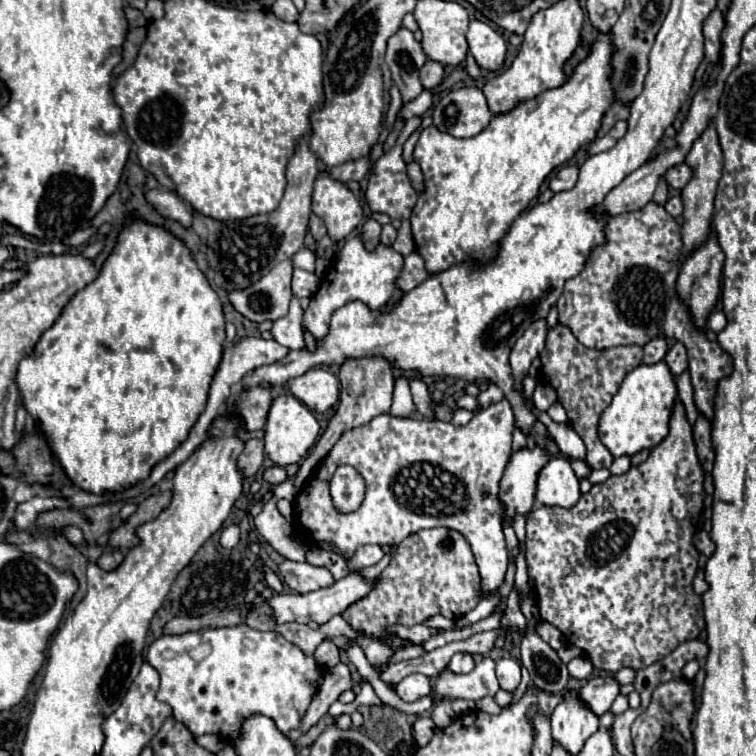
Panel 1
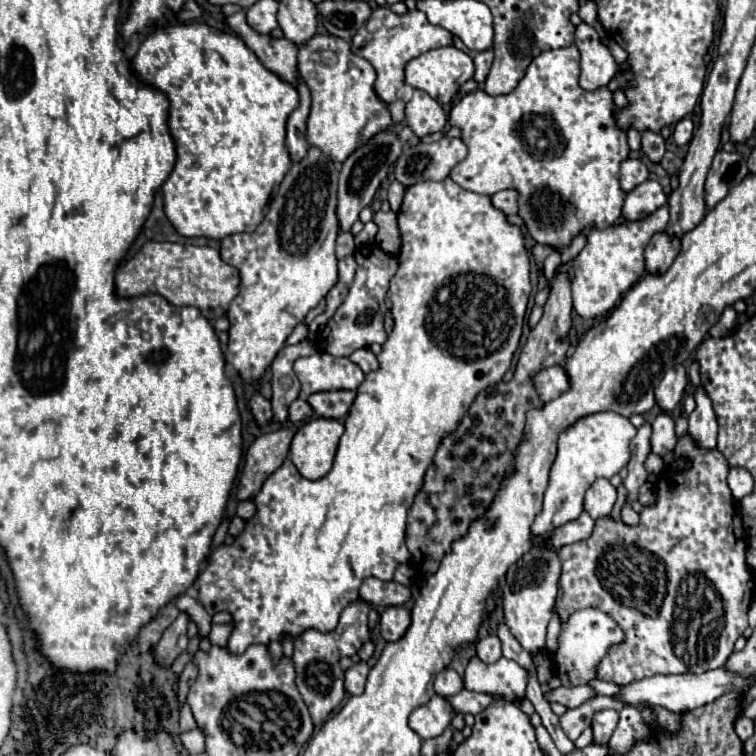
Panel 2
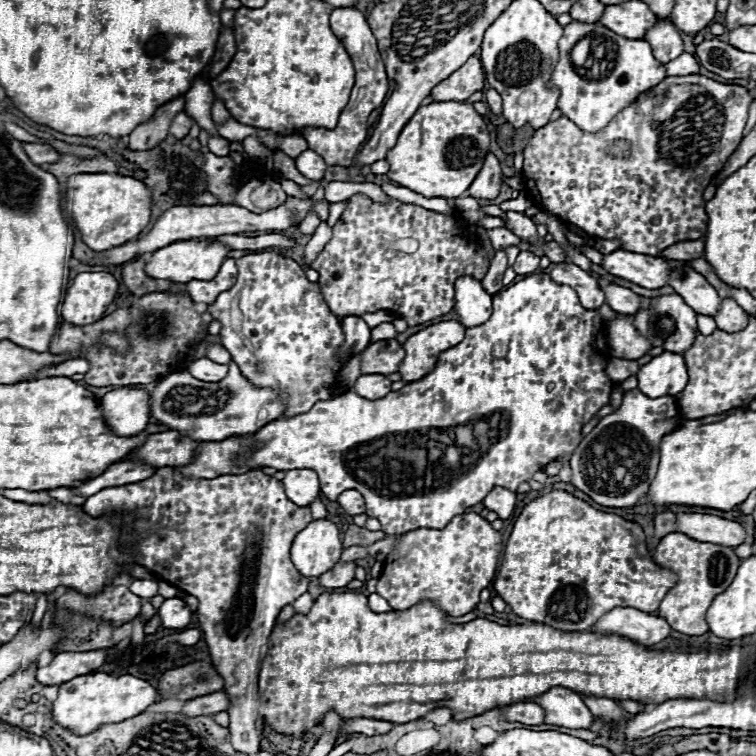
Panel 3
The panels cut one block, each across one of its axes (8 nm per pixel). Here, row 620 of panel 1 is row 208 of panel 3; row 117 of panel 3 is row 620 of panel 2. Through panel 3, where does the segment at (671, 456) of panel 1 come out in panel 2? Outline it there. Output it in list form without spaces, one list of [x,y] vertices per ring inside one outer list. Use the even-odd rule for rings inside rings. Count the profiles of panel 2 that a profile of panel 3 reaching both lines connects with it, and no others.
[[[688,434],[678,440],[674,452],[688,458],[692,466],[684,472],[662,472],[656,482],[658,500],[640,512],[640,524],[636,528],[600,518],[588,540],[560,548],[562,576],[556,612],[562,622],[574,610],[594,606],[608,612],[626,634],[626,642],[614,646],[600,662],[600,680],[626,686],[626,682],[638,682],[638,678],[650,678],[654,674],[684,674],[690,672],[686,662],[714,662],[714,668],[720,668],[734,652],[734,642],[748,628],[746,612],[752,602],[754,576],[746,564],[748,542],[736,532],[742,520],[726,484],[730,466],[718,450],[700,450]]]

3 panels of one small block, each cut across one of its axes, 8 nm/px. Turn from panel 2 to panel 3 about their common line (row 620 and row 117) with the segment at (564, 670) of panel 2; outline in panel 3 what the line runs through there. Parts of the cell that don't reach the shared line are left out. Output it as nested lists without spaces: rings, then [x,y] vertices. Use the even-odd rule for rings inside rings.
[[[574,20],[572,24],[564,26],[564,36],[558,42],[558,50],[558,64],[554,66],[554,72],[546,86],[560,92],[558,108],[562,116],[570,118],[584,132],[598,132],[606,128],[606,124],[610,124],[610,120],[614,120],[614,116],[618,116],[622,108],[630,106],[642,92],[646,92],[646,88],[652,88],[666,78],[666,68],[652,56],[652,48],[646,40],[628,40],[600,24]],[[592,34],[596,36],[594,64],[588,70],[576,68],[570,62],[570,50],[578,40]]]

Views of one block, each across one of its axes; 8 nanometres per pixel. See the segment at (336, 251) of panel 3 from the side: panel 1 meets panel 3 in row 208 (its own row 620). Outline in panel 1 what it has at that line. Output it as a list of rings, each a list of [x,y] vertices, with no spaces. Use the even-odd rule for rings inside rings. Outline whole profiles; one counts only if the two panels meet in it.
[[[444,526],[418,530],[396,546],[390,564],[372,584],[372,590],[358,602],[350,604],[342,612],[342,618],[352,626],[352,630],[362,632],[362,636],[356,638],[356,644],[376,668],[388,664],[396,652],[386,642],[388,636],[394,636],[388,632],[388,626],[424,624],[426,618],[434,614],[458,620],[476,608],[480,602],[480,590],[480,572],[476,568],[468,540],[460,532]]]

